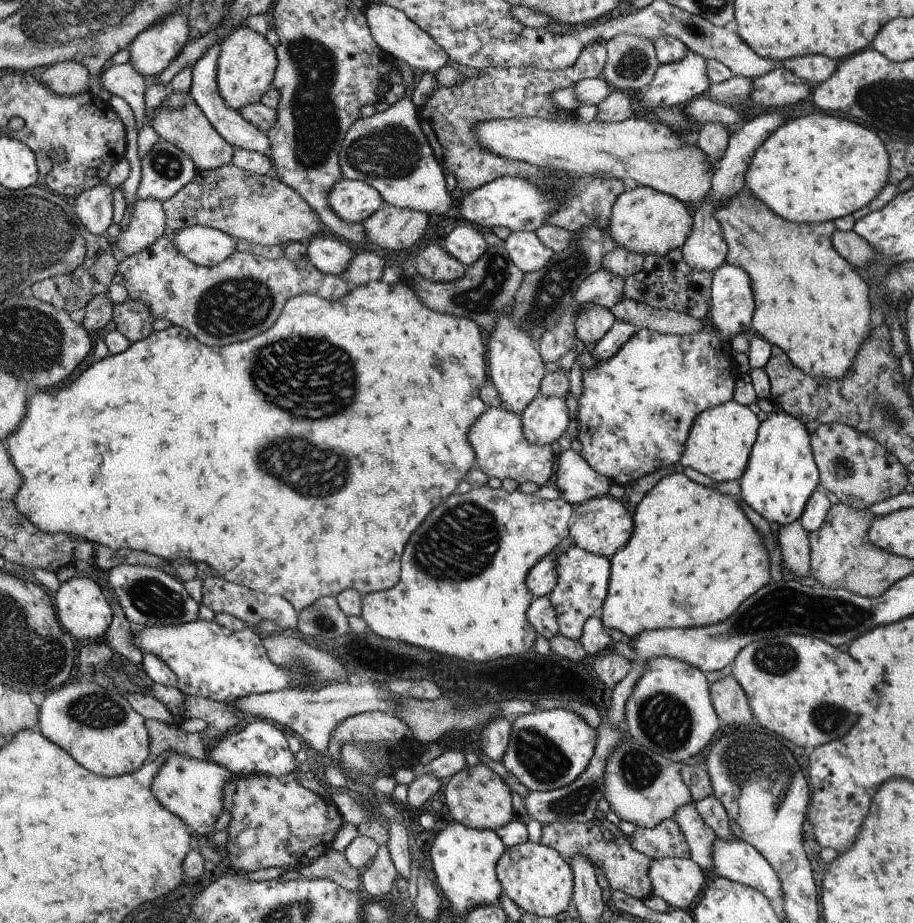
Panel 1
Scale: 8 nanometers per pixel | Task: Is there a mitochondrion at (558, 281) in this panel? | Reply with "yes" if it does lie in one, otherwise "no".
yes

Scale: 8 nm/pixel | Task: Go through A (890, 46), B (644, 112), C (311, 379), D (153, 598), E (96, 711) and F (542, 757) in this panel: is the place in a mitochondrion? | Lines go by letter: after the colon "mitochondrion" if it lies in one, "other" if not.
A: other
B: other
C: mitochondrion
D: mitochondrion
E: mitochondrion
F: mitochondrion

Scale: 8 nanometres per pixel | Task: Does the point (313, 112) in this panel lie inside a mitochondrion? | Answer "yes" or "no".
yes

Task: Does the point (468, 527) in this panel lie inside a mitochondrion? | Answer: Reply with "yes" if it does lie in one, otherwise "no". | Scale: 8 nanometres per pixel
yes

